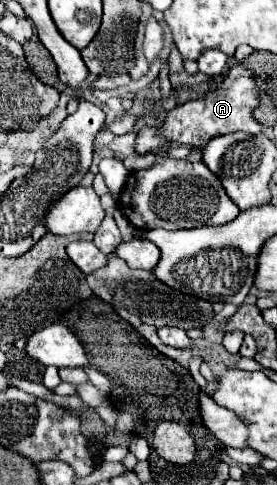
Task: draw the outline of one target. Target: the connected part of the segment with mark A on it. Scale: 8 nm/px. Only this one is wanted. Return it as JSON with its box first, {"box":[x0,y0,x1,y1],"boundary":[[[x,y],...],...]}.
{"box":[135,63,261,155],"boundary":[[[237,63],[227,71],[225,79],[215,89],[207,91],[205,97],[171,109],[161,127],[155,127],[155,125],[153,127],[149,127],[149,125],[143,127],[137,133],[135,151],[139,155],[151,153],[161,145],[163,137],[167,141],[173,141],[173,143],[179,143],[179,145],[189,145],[189,147],[201,147],[203,149],[207,145],[207,141],[215,135],[233,133],[233,131],[247,131],[247,133],[255,135],[255,133],[261,131],[261,125],[253,117],[253,111],[257,107],[259,107],[259,89],[257,89],[257,83],[255,83],[255,75],[253,75],[251,69],[245,69],[241,63]]]}

